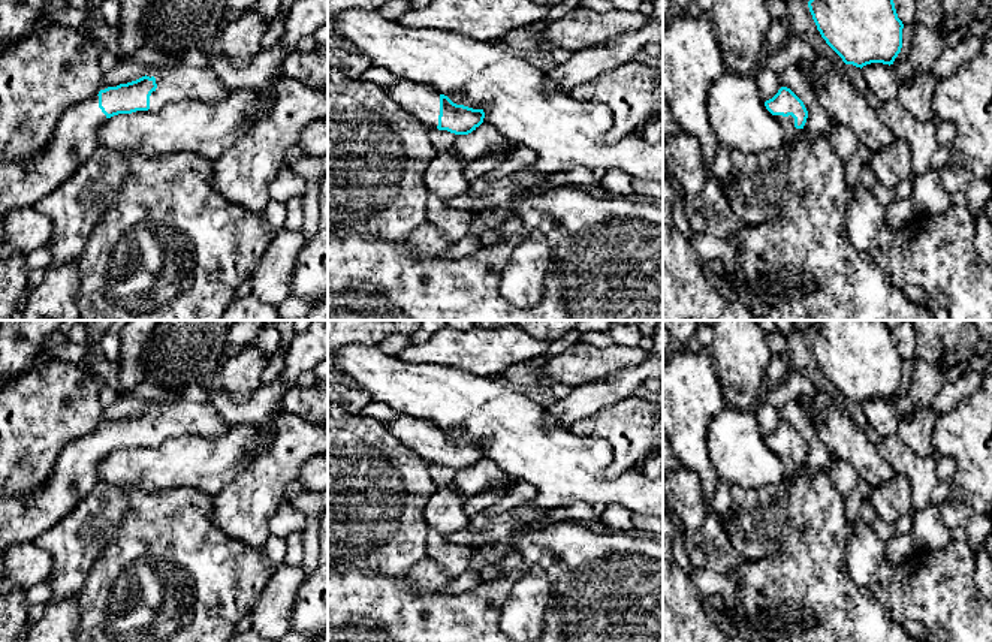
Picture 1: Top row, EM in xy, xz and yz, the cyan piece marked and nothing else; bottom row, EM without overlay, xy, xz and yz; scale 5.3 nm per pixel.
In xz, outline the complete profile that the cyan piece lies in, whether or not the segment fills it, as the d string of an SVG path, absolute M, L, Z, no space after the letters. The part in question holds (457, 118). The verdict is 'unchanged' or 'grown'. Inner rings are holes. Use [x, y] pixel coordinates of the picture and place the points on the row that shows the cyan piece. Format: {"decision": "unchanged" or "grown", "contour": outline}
{"decision": "grown", "contour": "M398 81L385 91L407 112L413 114L428 129L447 130L455 135L468 135L485 118L483 109L473 109L453 103L434 88L410 81Z"}

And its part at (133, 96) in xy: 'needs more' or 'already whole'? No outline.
needs more

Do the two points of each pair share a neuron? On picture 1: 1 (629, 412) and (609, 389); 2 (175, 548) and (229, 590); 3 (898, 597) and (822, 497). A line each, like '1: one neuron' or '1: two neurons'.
1: two neurons
2: one neuron
3: two neurons

